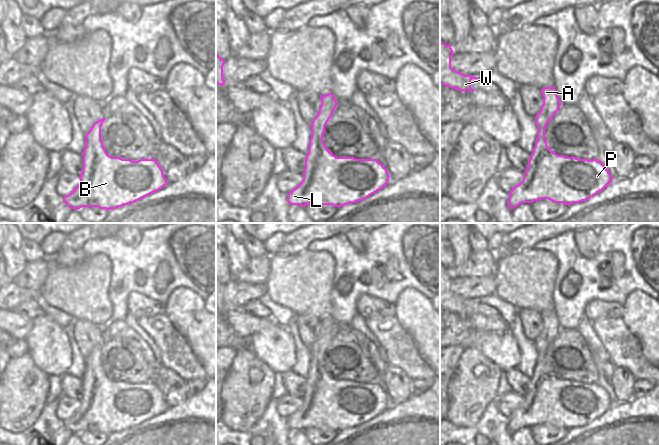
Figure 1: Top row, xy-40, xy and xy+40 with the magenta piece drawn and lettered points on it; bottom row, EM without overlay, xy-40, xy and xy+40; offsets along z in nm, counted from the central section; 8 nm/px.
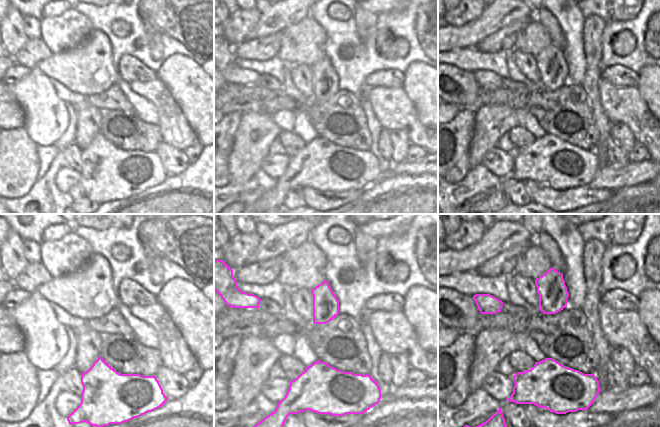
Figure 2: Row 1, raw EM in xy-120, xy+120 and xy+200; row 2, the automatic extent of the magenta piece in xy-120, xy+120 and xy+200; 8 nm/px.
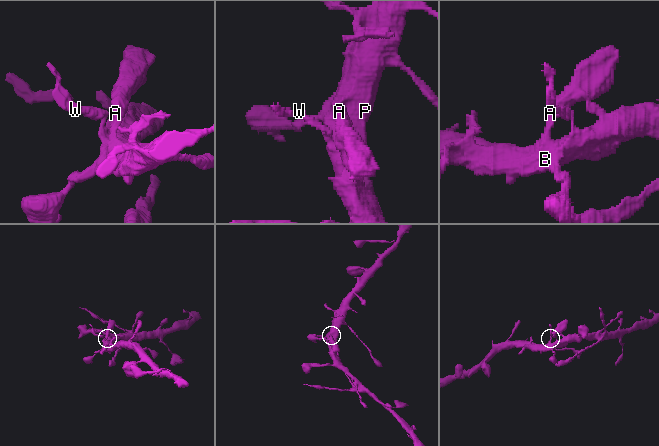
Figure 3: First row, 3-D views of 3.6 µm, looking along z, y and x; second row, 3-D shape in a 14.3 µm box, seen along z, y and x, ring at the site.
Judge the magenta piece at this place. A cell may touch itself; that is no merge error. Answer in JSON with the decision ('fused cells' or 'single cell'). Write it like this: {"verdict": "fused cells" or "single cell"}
{"verdict": "single cell"}

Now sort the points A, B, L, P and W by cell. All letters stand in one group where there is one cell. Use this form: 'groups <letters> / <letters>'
groups A B L P W

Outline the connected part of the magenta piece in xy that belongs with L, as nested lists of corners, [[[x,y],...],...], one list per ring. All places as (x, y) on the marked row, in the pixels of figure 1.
[[[332,93],[320,95],[319,112],[311,122],[303,180],[287,194],[290,205],[310,203],[342,207],[376,193],[389,182],[387,169],[376,159],[336,157],[324,144],[325,126],[337,102]]]

